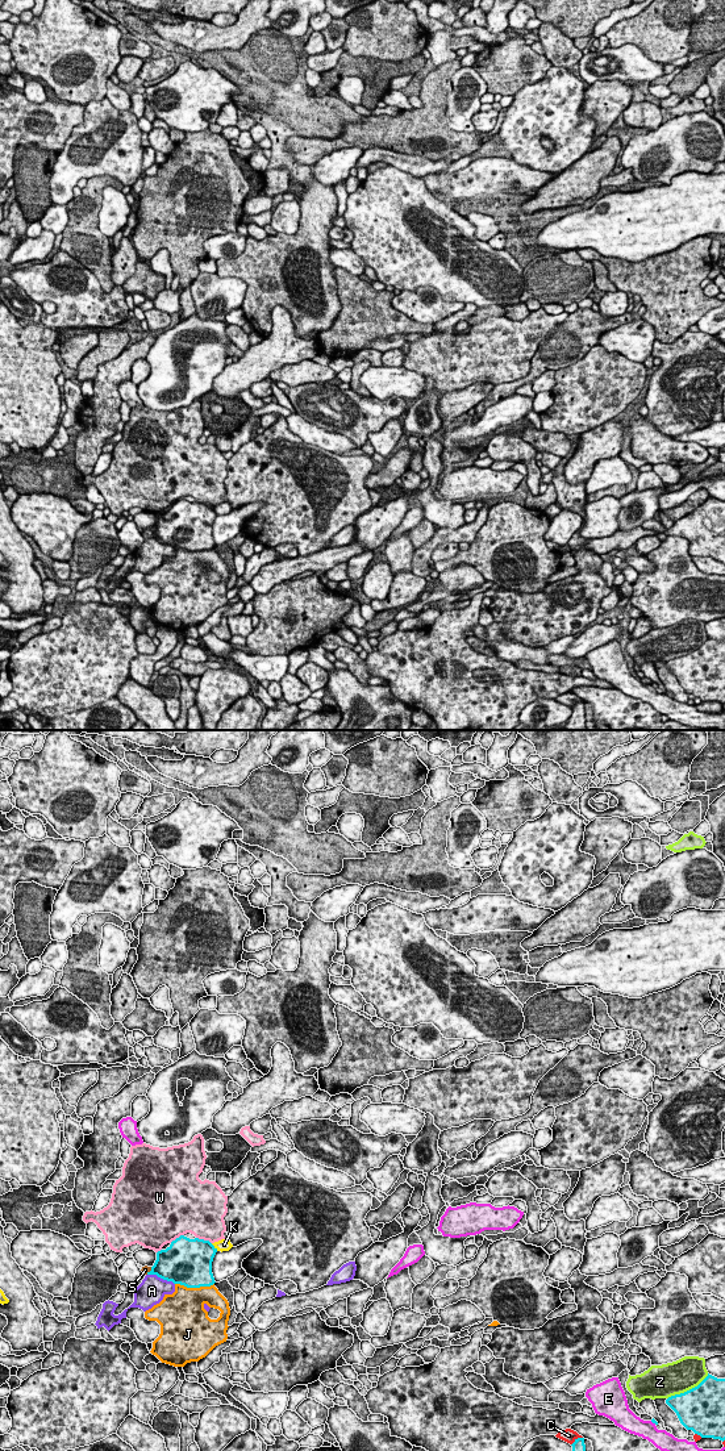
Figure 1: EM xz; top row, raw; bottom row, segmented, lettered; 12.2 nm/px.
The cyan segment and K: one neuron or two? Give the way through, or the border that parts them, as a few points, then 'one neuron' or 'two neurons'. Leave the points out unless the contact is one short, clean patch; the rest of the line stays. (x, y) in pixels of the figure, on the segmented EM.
two neurons

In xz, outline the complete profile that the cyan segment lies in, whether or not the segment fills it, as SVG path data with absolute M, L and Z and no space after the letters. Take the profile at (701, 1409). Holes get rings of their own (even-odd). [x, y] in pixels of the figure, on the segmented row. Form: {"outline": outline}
{"outline": "M708 1373L697 1387L668 1397L666 1404L687 1430L725 1440L725 1379Z"}

